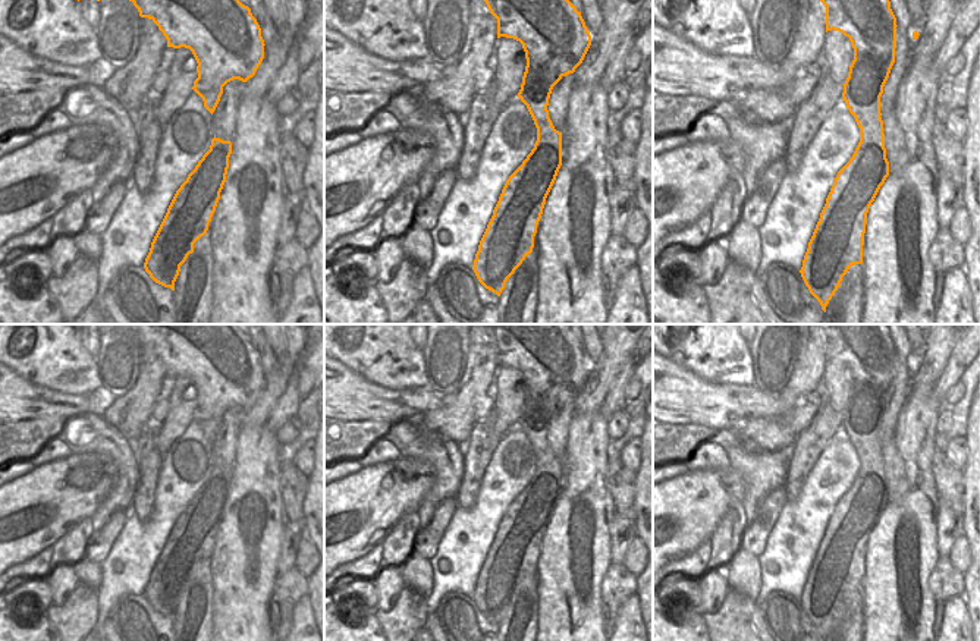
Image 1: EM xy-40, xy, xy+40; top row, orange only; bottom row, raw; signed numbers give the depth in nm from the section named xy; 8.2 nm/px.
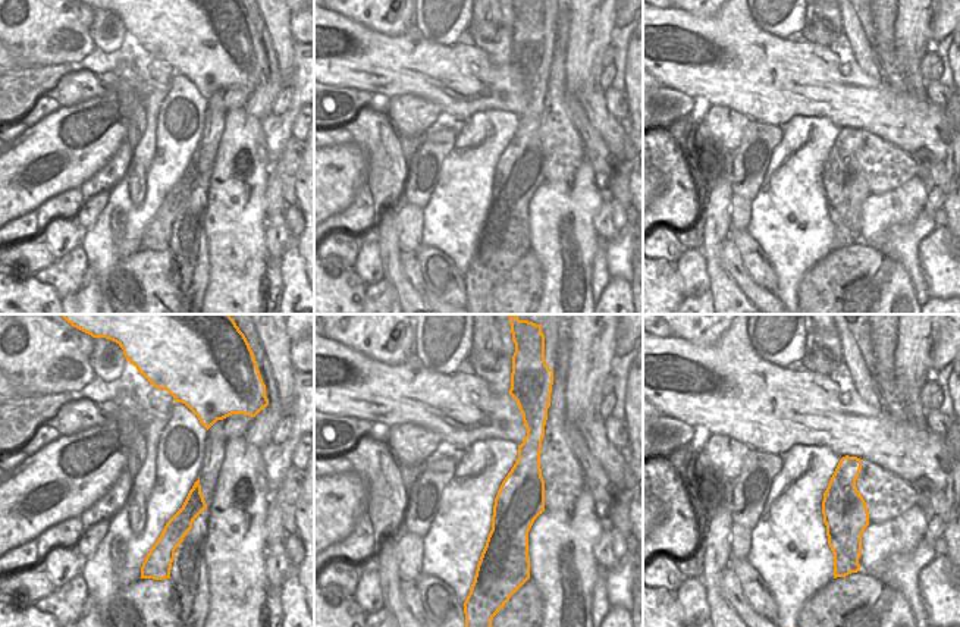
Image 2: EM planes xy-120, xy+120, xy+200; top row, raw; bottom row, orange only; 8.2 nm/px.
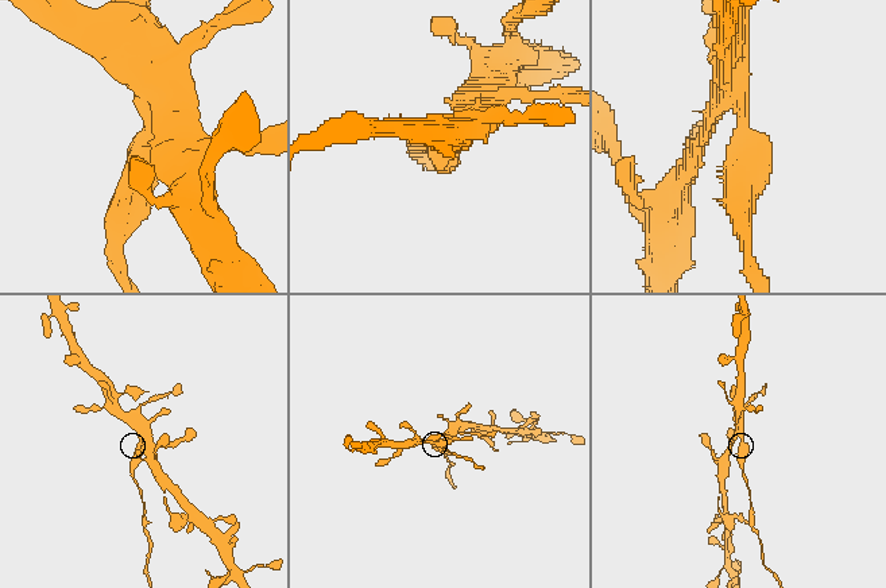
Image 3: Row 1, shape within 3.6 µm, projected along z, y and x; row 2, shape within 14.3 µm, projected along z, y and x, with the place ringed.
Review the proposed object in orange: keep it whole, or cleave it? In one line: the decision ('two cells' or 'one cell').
two cells

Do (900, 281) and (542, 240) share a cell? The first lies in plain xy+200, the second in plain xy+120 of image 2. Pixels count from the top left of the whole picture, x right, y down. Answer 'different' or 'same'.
same

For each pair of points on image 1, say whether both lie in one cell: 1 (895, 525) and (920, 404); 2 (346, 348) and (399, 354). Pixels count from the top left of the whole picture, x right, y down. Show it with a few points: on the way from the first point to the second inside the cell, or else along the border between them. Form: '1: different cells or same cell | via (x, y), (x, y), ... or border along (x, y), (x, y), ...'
1: same cell | via (920, 495), (920, 434)
2: same cell | via (360, 348), (379, 348), (386, 354)

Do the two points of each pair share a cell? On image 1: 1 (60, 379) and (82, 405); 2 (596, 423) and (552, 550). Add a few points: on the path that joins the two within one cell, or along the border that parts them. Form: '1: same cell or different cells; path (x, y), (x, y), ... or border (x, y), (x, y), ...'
1: different cells; border (101, 385), (87, 393), (59, 393), (40, 387)
2: same cell; path (587, 455), (587, 481), (569, 499), (568, 518)

